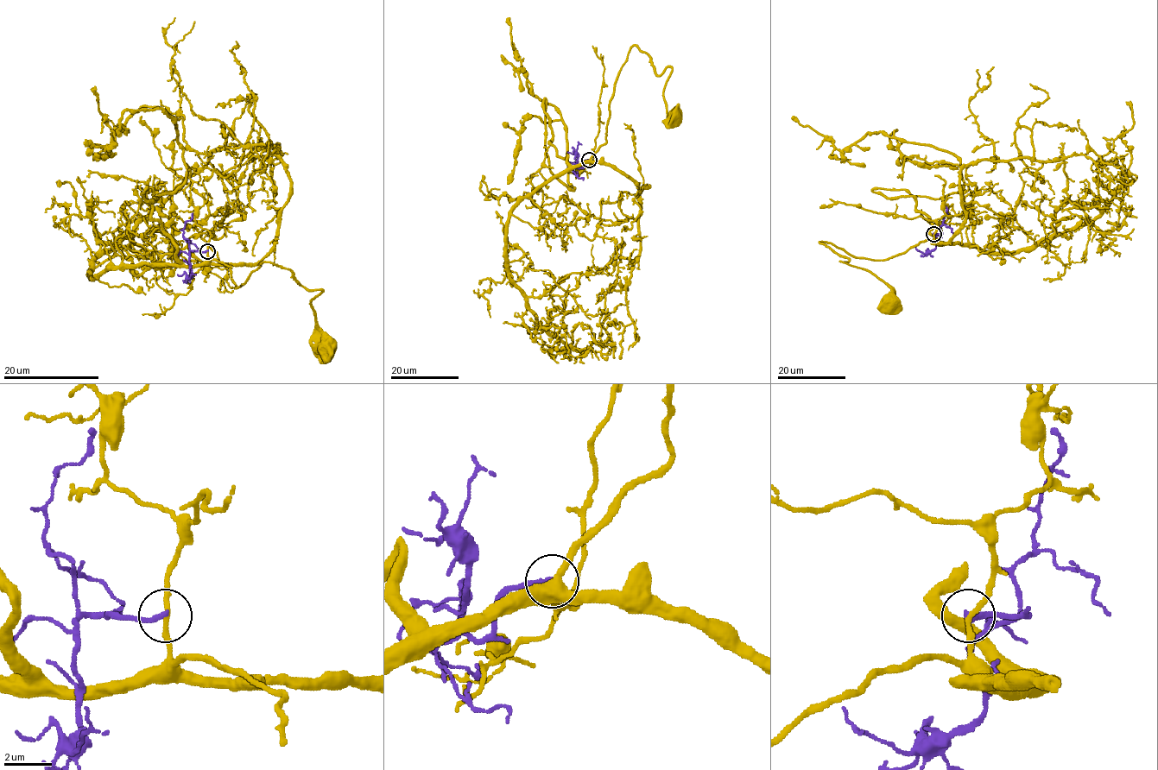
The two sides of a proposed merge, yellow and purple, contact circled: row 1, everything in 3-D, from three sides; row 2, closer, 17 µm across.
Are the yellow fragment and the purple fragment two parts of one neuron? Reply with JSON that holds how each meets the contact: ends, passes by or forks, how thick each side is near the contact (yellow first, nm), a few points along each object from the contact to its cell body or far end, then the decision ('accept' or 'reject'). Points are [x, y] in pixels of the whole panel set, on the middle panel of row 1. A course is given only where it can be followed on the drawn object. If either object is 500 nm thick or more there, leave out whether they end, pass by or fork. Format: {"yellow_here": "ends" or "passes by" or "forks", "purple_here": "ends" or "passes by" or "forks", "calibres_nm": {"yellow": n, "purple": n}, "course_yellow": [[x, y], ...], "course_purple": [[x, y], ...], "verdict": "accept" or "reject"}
{"yellow_here": "passes by", "purple_here": "ends", "calibres_nm": {"yellow": 200, "purple": 240}, "course_yellow": [[590, 160], [606, 142], [614, 83], [634, 45], [658, 75], [672, 68], [664, 100], [670, 116], [677, 116]], "course_purple": [[590, 160], [585, 160], [578, 167], [578, 142]], "verdict": "reject"}

